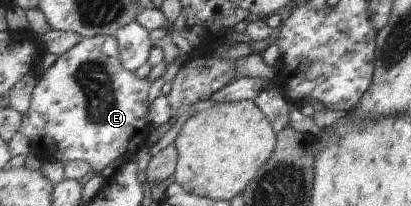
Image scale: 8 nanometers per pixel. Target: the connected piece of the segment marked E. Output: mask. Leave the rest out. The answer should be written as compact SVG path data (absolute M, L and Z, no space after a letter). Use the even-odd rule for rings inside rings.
M115 36L87 37L83 39L80 44L76 44L72 50L68 50L66 54L62 54L57 58L57 61L47 70L40 73L40 80L38 86L34 90L30 110L23 115L22 127L20 132L30 140L33 151L32 154L40 157L43 160L53 159L61 163L68 164L68 162L88 162L92 166L92 170L102 172L116 160L124 160L128 162L133 155L135 155L140 148L146 146L148 136L152 132L153 127L149 124L149 114L152 102L148 102L148 96L150 96L150 90L152 90L152 82L146 80L147 78L139 78L135 72L126 70L121 60L121 48L119 47L118 40Z

